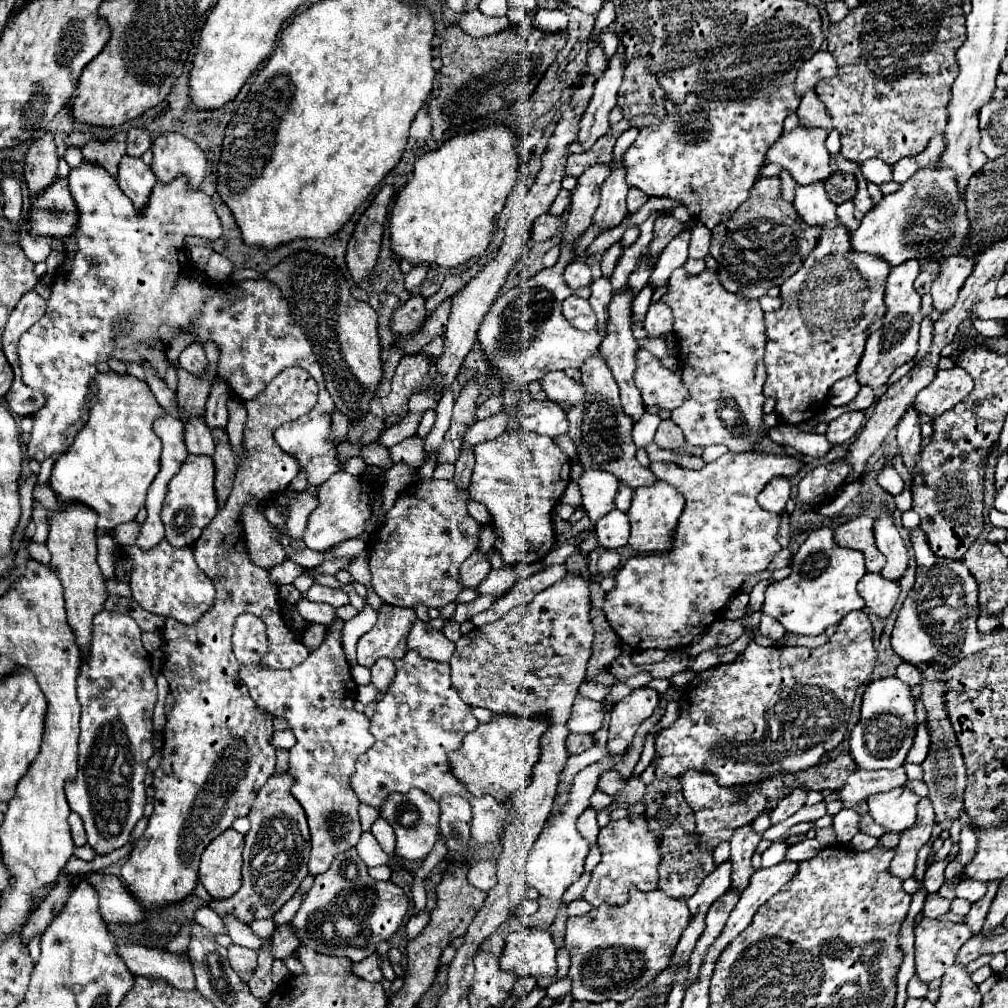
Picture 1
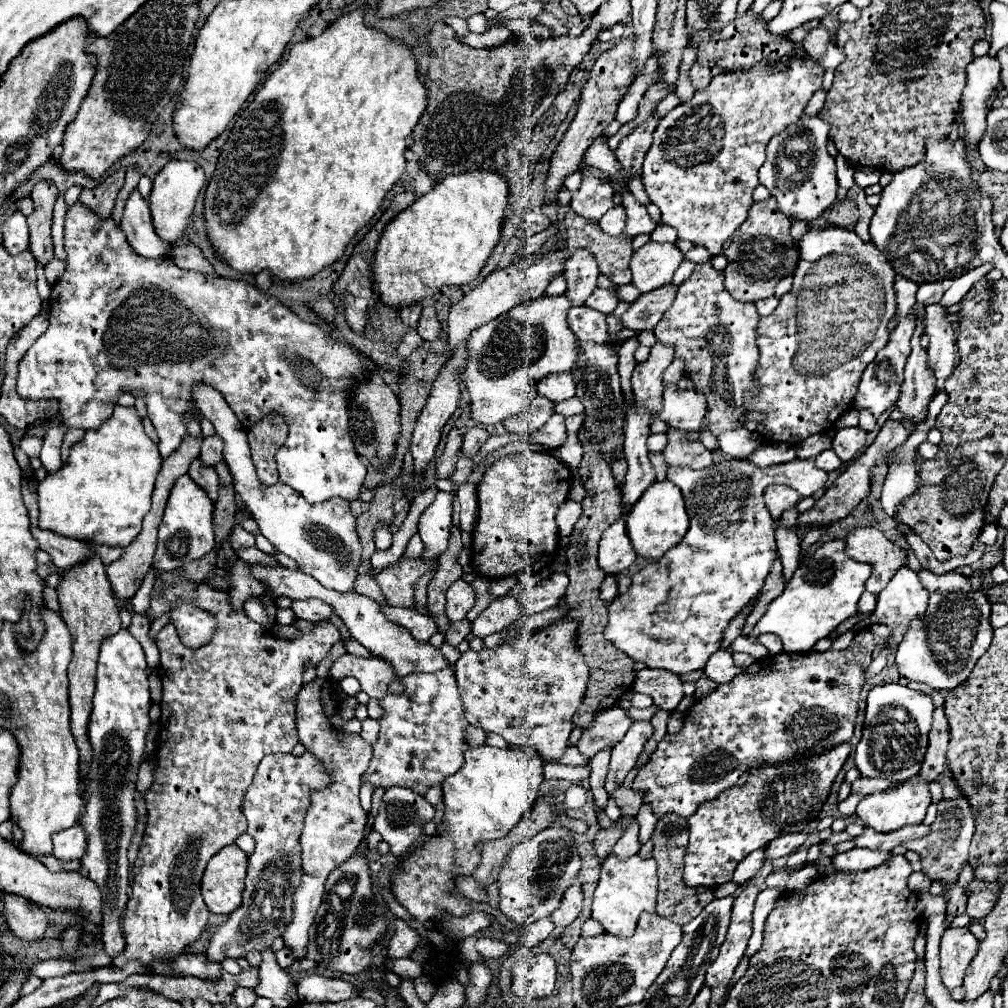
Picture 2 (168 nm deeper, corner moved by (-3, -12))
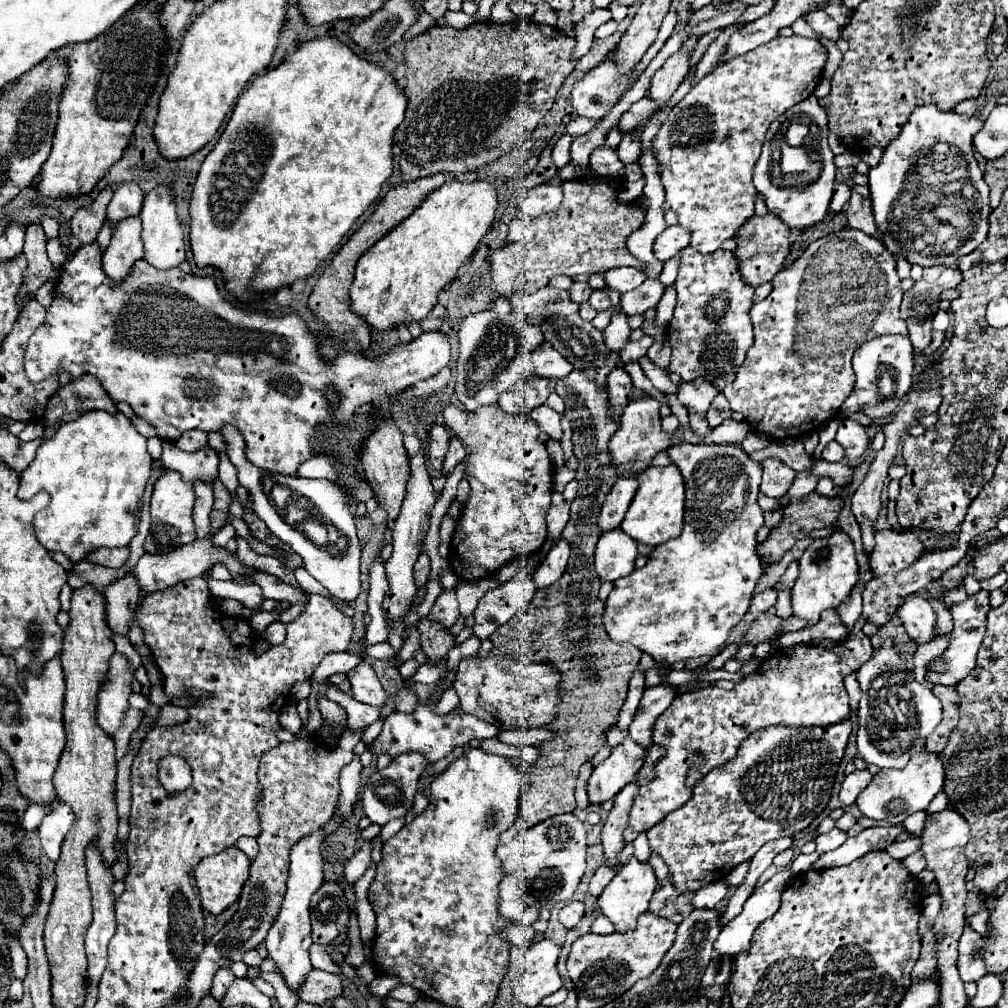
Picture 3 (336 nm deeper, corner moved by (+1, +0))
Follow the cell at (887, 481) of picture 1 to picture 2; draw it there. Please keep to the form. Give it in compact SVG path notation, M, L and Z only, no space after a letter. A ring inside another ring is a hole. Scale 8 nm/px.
M942 390L942 394L936 394L932 398L932 402L928 406L926 420L920 426L916 426L914 434L898 450L898 454L902 456L902 462L898 466L892 466L890 468L890 472L886 476L886 482L884 482L882 498L880 498L882 508L884 508L884 512L888 516L894 516L896 514L896 506L904 498L908 498L908 496L914 494L914 490L916 490L916 476L918 476L918 470L914 466L914 452L916 452L918 444L924 442L926 436L928 436L928 432L934 428L934 420L940 414L940 410L946 404L946 400L948 400L948 396L946 396L944 390Z

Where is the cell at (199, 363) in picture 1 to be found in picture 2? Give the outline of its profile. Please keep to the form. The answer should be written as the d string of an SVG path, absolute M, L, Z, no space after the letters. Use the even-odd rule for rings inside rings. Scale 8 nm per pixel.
M198 386L194 390L194 398L198 398L198 410L214 424L216 434L224 440L224 462L230 468L230 474L234 478L234 490L240 496L242 504L250 512L250 516L256 520L260 534L274 544L276 550L290 556L298 568L310 576L314 576L322 586L336 590L336 592L352 592L354 582L358 576L358 564L362 556L360 538L356 534L356 516L350 510L350 502L344 498L330 498L322 504L310 504L298 492L294 492L290 486L278 482L272 486L266 486L258 480L256 468L250 458L250 448L246 440L246 432L242 426L238 426L238 420L234 418L234 412L230 406L226 406L226 400L208 386ZM318 526L322 528L328 538L322 542L316 542L310 536L310 528ZM332 546L336 546L342 552L342 558L336 558L332 552Z

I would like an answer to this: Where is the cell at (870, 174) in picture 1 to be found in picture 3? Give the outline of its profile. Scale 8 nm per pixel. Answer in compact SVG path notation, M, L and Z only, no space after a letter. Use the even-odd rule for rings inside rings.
M934 104L918 106L910 114L906 126L902 126L898 140L886 148L878 166L872 168L870 200L874 220L880 232L880 240L896 258L906 258L910 264L918 264L922 268L942 264L948 266L956 264L964 254L976 250L978 244L986 238L988 216L992 210L988 200L988 186L982 178L972 148L972 136L980 128L982 120L976 116L942 112Z

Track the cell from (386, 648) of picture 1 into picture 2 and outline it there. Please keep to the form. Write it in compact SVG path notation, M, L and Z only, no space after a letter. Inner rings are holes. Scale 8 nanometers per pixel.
M344 654L342 658L338 658L330 670L332 680L342 680L346 676L354 676L360 682L362 692L376 700L382 700L386 696L388 684L396 680L390 674L390 666L386 666L386 662L378 662L378 658L372 656L360 658L352 654Z

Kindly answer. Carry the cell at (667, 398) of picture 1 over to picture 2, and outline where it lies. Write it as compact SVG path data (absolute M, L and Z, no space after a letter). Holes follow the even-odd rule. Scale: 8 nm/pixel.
M674 386L664 388L664 408L658 414L660 420L666 420L672 428L700 432L700 442L708 448L716 448L716 436L706 428L706 396L698 394L696 390L680 390Z

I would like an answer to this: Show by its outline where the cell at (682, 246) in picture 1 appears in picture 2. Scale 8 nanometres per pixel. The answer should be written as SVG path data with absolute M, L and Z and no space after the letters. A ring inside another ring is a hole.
M662 286L658 290L642 294L636 302L628 306L628 310L622 314L622 326L630 328L634 332L644 332L644 330L654 330L664 312L672 306L676 298L676 286Z

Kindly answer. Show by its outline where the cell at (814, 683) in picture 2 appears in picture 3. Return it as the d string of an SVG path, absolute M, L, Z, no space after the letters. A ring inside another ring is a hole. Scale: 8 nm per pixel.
M862 618L854 626L854 630L846 638L846 654L836 654L832 648L814 646L814 644L798 644L792 648L776 648L774 654L760 662L758 670L748 674L742 682L734 684L732 690L727 691L717 687L707 687L699 692L676 696L674 702L666 712L662 712L654 726L652 744L664 750L662 758L654 764L654 778L640 786L638 794L634 796L630 822L624 830L624 842L632 842L642 830L652 828L658 824L670 810L680 808L692 798L692 788L698 784L710 770L730 762L738 746L744 738L748 738L754 730L766 726L832 726L838 722L848 720L850 704L848 694L844 688L844 676L858 670L864 662L872 658L870 638L862 632Z

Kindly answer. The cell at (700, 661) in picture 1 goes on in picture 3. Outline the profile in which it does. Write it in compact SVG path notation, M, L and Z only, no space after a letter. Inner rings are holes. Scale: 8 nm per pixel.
M836 530L828 538L812 540L812 544L804 550L802 558L798 560L798 564L800 564L800 576L790 588L792 616L806 620L806 628L810 628L820 620L824 610L836 608L848 598L850 590L858 580L858 562L848 534L842 530Z

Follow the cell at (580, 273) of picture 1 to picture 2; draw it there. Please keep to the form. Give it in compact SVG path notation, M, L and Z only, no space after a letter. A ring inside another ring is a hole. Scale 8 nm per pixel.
M596 288L594 294L590 294L590 298L586 300L586 306L588 308L594 308L602 314L612 314L614 308L618 306L618 298L614 292L610 290L602 290L602 288Z

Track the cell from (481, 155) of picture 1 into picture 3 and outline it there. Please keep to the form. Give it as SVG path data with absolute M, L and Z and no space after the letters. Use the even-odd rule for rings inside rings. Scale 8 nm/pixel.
M486 180L444 182L438 190L430 192L426 200L404 218L392 232L382 236L356 264L356 278L350 288L352 312L362 316L376 330L386 330L396 324L408 324L410 320L422 320L434 308L438 292L456 278L458 268L478 248L480 238L494 222L496 212L496 188Z

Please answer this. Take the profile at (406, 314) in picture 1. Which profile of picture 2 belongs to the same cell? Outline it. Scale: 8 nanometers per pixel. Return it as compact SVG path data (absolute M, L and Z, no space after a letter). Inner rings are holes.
M434 306L422 308L422 316L420 316L420 322L418 322L416 330L424 340L436 340L440 336L442 322L438 320L438 314L436 314Z

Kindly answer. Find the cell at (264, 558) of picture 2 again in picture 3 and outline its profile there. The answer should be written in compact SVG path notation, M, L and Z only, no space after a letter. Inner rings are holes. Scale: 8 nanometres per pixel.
M166 470L154 484L152 500L150 500L150 514L152 514L152 528L146 536L144 550L148 554L168 554L184 544L190 544L196 540L196 526L192 520L192 508L194 508L194 486L190 482L184 482L182 476L174 470Z

